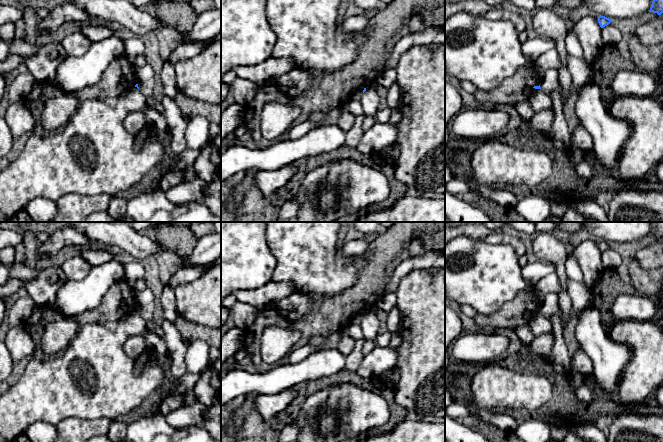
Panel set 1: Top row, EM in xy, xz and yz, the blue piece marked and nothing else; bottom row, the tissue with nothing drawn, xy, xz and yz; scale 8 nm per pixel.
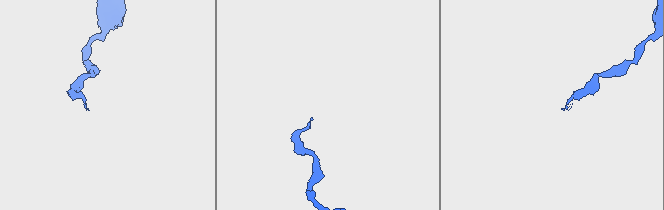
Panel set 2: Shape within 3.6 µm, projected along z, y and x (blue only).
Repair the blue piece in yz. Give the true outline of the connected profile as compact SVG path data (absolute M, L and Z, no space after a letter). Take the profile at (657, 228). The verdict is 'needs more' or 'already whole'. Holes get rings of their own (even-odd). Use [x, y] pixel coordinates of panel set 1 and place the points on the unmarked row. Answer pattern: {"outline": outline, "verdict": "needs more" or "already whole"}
{"outline": "M655 222L652 225L649 236L653 236L653 237L657 237L658 239L661 239L663 237L663 222Z", "verdict": "already whole"}

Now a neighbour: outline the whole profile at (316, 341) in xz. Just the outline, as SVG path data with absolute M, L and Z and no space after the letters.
M313 336L308 340L307 344L309 344L313 347L316 347L317 348L316 351L319 351L322 349L326 349L323 347L326 343L326 340L327 340L327 337L325 337L325 336Z

